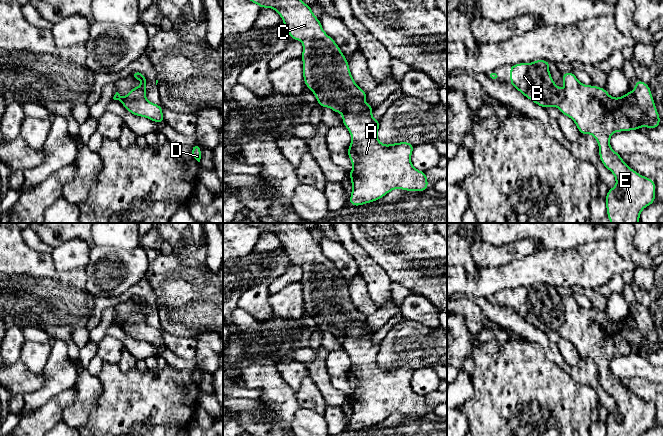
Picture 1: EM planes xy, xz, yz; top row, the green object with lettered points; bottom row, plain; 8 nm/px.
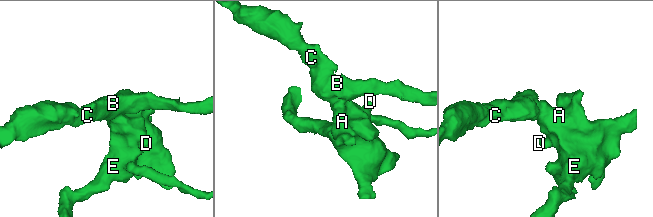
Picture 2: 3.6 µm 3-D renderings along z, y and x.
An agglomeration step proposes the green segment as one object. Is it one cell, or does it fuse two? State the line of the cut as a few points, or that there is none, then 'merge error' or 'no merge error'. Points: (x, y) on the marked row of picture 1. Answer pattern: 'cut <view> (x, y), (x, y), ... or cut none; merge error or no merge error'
cut xz (371, 110), (346, 112), (343, 115); merge error

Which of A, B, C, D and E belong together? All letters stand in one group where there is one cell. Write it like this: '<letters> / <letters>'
A D E / B C

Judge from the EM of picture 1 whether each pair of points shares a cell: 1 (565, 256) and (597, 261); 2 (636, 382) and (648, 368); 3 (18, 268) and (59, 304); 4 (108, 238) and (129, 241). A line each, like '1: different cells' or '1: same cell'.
1: same cell
2: different cells
3: same cell
4: same cell

